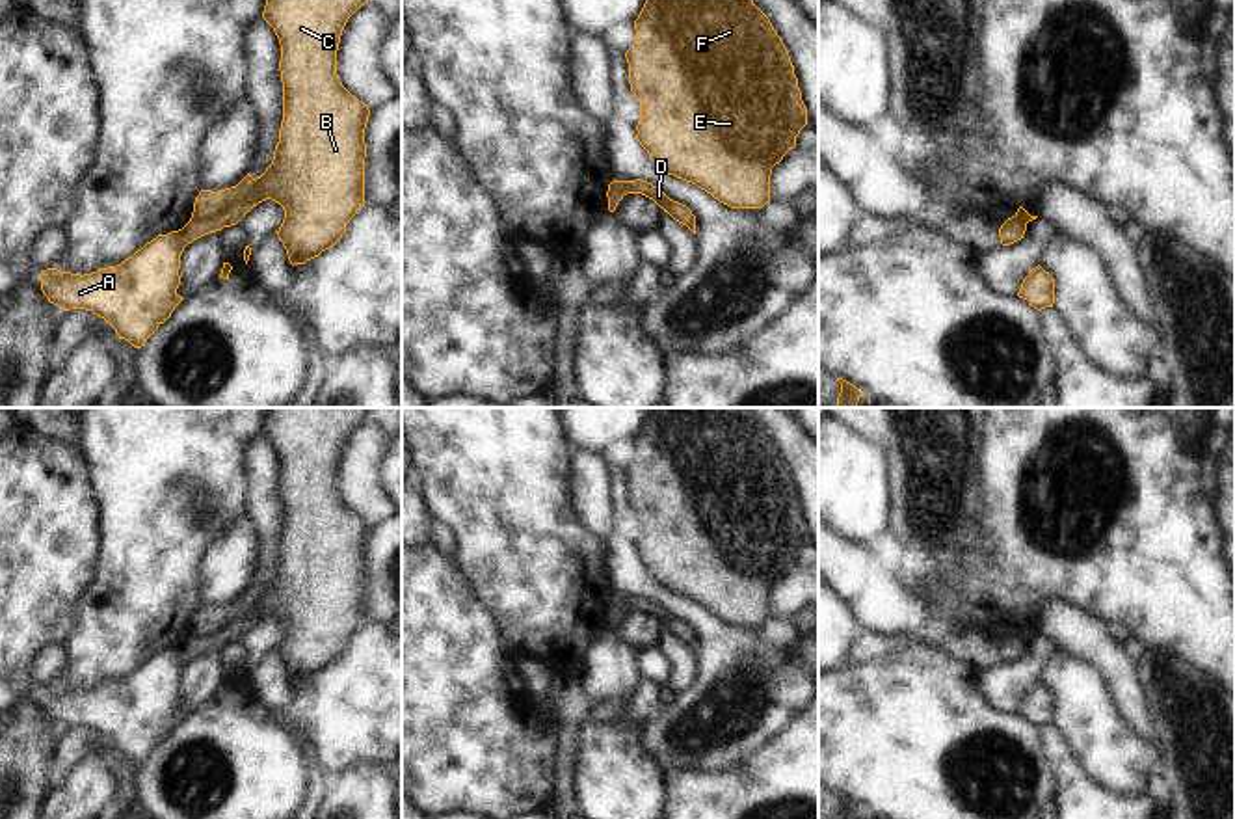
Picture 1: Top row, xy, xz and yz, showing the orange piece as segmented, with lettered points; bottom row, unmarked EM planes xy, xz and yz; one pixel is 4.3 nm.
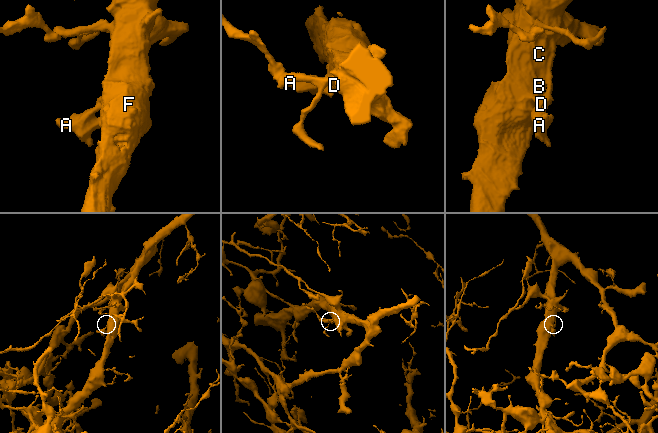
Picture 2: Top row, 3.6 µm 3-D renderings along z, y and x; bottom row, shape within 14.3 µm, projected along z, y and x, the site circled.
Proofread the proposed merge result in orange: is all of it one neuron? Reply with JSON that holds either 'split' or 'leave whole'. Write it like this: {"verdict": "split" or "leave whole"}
{"verdict": "split"}

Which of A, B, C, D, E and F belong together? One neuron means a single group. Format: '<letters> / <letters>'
A D / B C E F

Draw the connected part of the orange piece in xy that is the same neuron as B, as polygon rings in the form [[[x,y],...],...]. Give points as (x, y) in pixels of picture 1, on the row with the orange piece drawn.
[[[266,0],[262,19],[273,28],[281,45],[283,82],[283,121],[273,160],[257,179],[247,173],[236,186],[201,190],[192,218],[264,194],[285,210],[275,233],[292,266],[305,264],[342,238],[350,220],[365,207],[365,128],[370,110],[342,86],[337,74],[337,50],[348,19],[366,2]]]

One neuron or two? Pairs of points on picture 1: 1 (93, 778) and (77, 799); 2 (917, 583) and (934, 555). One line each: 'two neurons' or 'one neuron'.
1: one neuron
2: one neuron

